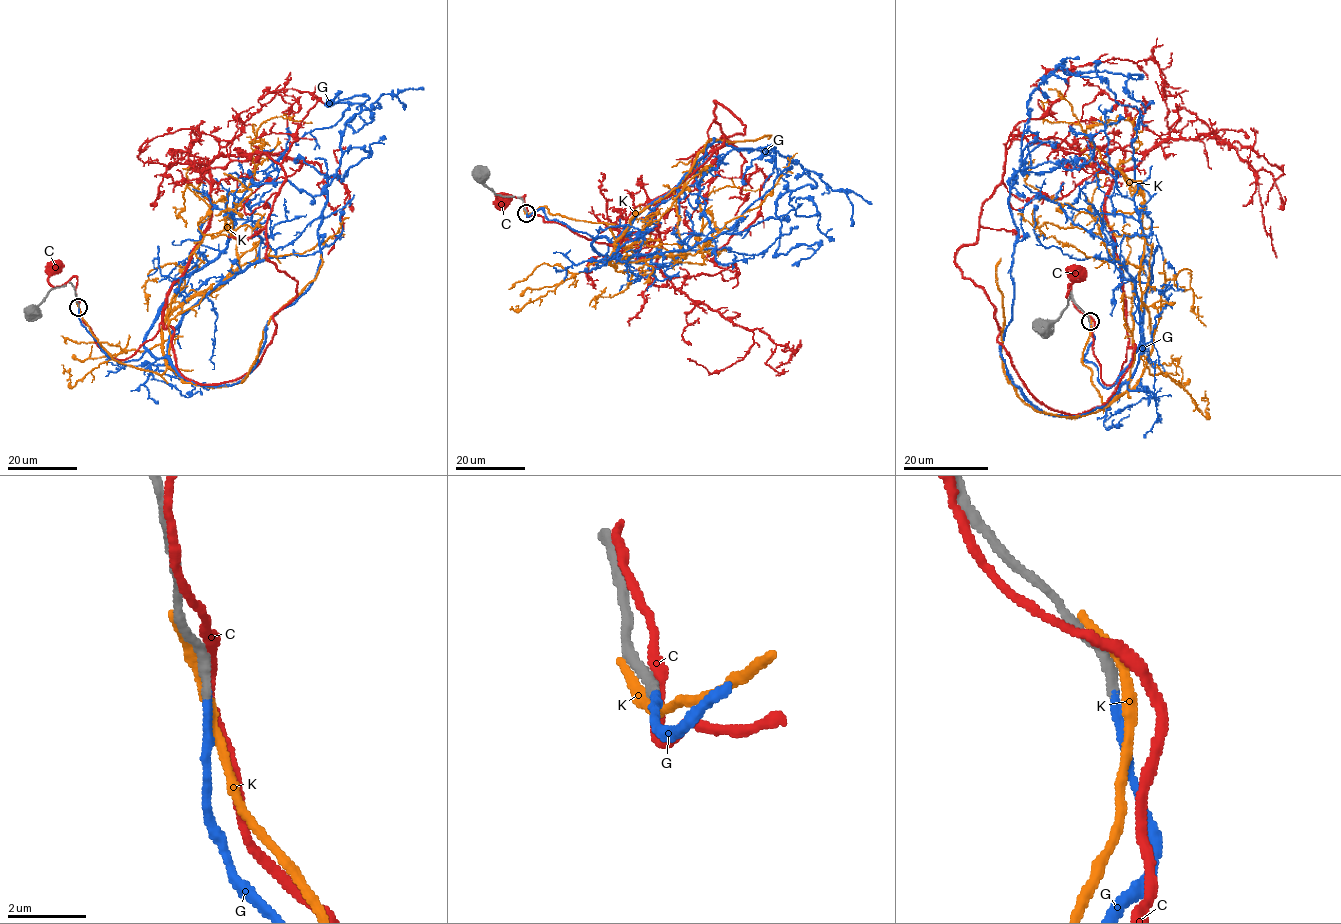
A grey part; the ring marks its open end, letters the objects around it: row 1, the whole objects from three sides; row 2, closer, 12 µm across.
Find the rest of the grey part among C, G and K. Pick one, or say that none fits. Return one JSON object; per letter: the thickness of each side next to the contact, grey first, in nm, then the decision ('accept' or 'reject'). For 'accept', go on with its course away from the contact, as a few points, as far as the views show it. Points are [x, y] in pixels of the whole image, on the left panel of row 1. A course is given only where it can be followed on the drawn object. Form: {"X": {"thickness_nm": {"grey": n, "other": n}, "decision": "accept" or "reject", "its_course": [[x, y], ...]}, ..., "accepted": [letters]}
{"C": {"thickness_nm": {"grey": 240, "other": 280}, "decision": "reject"}, "G": {"thickness_nm": {"grey": 280, "other": 200}, "decision": "accept", "its_course": [[78, 307], [110, 358], [236, 384], [315, 278], [368, 96], [328, 100], [370, 110], [344, 124]]}, "K": {"thickness_nm": {"grey": 240, "other": 360}, "decision": "reject"}, "accepted": ["G"]}

